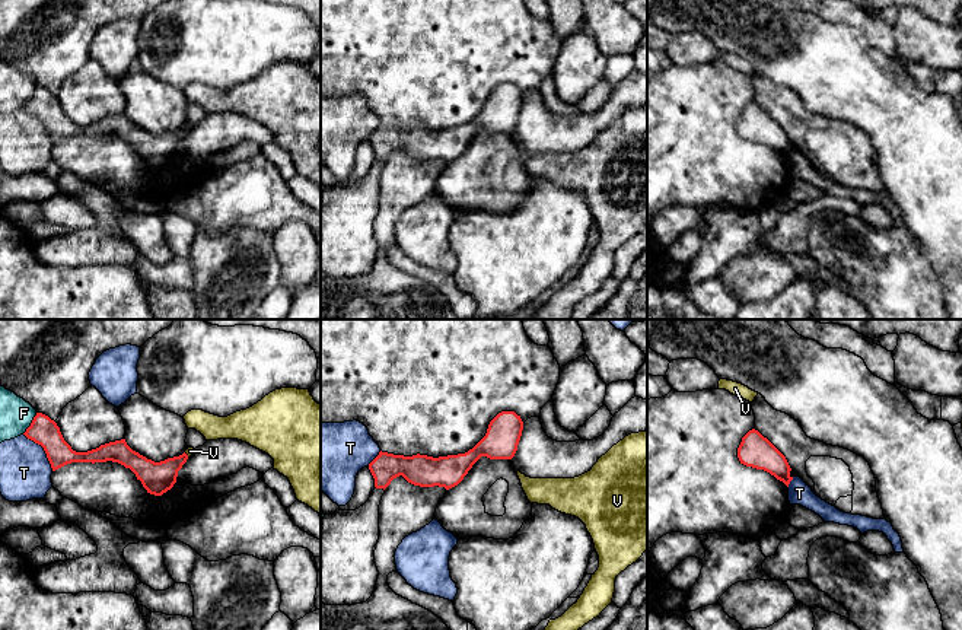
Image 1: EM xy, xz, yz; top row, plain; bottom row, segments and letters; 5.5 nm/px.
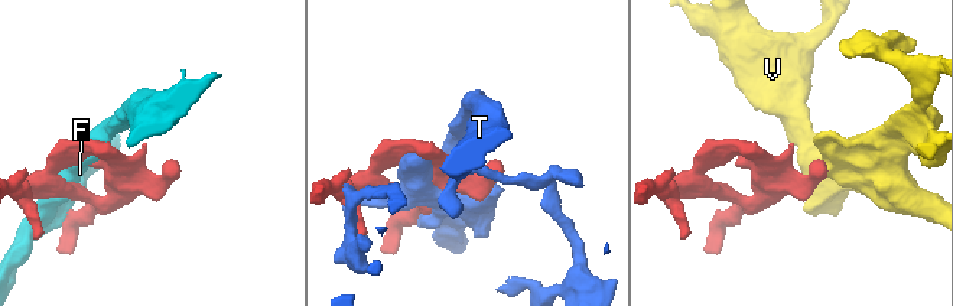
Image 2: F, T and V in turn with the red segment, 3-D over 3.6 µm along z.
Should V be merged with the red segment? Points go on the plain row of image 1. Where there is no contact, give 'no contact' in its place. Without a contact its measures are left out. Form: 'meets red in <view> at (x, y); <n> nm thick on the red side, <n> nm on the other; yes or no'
meets red in xy at (187, 129); 180 nm thick on the red side, 50 nm on the other; no

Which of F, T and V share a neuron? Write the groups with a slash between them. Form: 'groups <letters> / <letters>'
groups F / T / V

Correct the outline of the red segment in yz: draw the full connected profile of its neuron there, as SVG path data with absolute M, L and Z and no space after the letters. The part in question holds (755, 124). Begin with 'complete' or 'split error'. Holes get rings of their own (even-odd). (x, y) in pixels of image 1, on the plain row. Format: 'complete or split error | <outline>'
complete | M755 102L742 111L738 121L738 131L746 140L770 146L787 160L793 153L786 130Z

